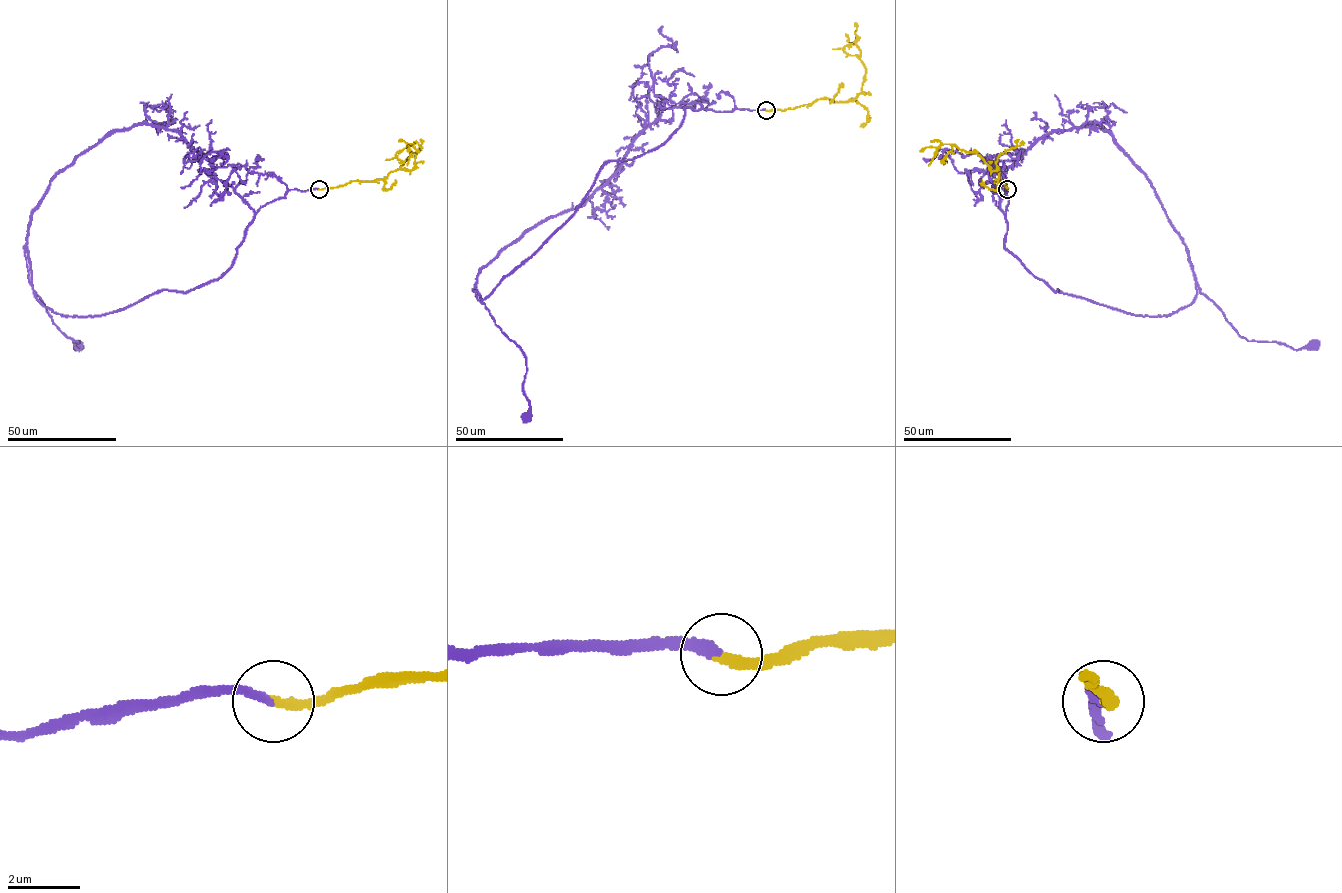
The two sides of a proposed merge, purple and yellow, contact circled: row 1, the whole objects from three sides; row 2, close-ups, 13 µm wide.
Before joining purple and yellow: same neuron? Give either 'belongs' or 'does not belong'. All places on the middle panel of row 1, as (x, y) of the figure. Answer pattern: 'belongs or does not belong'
belongs

